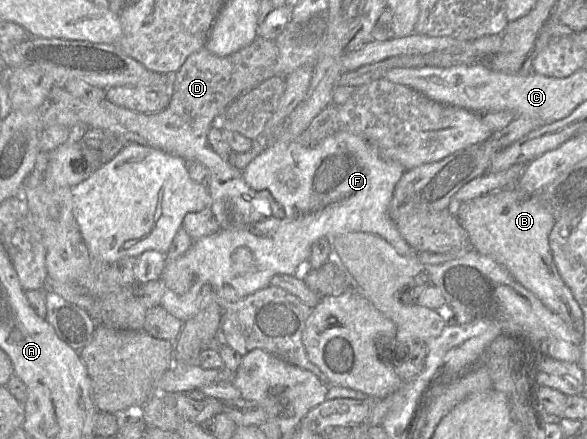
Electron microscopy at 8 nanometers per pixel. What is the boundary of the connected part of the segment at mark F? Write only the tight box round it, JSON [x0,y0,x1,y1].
[159,130,421,322]

